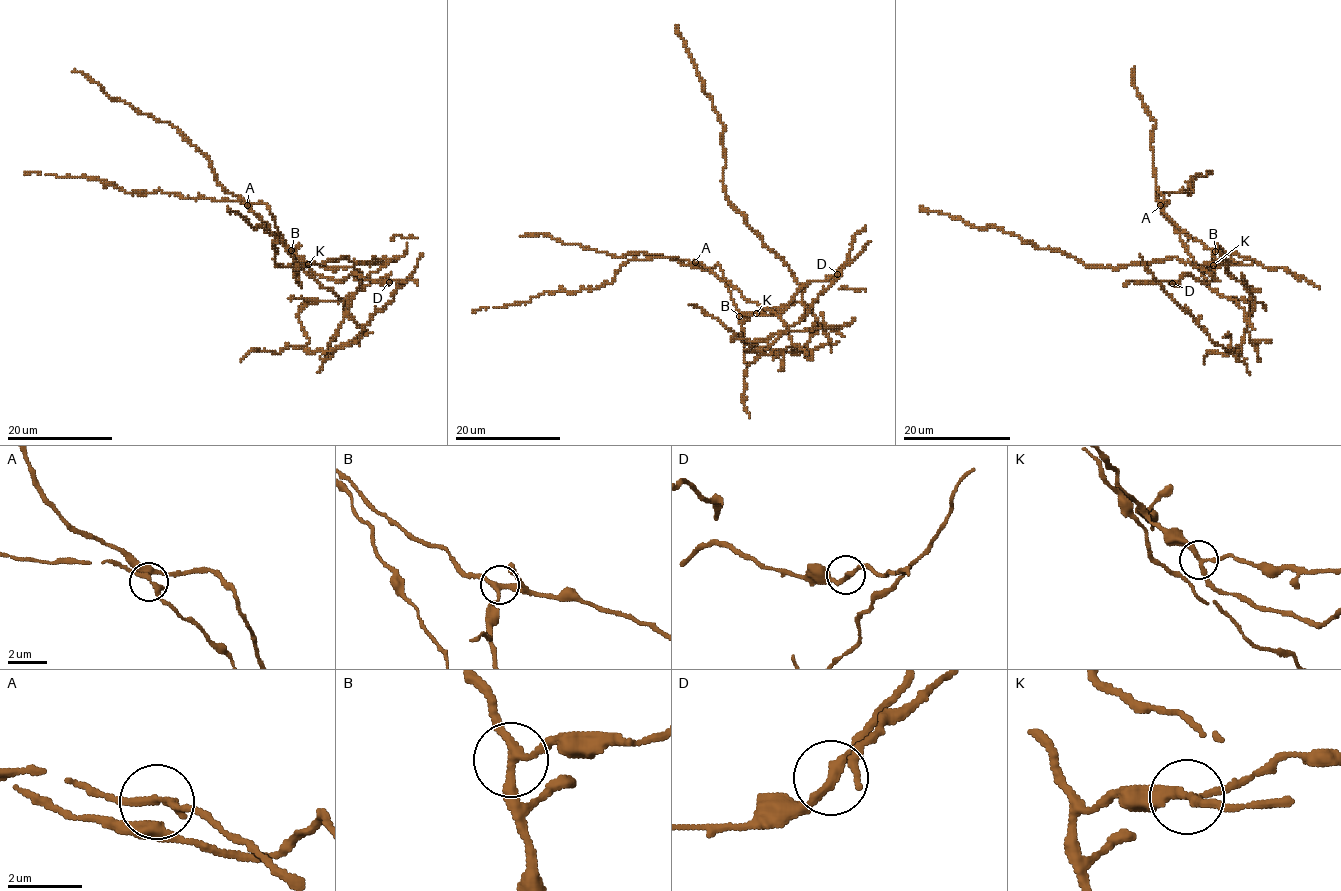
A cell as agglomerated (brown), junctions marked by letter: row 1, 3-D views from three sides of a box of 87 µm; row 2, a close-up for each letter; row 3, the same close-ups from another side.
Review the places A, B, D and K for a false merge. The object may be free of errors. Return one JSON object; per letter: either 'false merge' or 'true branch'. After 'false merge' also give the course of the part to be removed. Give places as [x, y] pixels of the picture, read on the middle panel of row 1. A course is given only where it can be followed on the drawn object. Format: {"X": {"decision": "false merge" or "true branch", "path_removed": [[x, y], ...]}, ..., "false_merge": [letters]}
{"A": {"decision": "true branch"}, "B": {"decision": "true branch"}, "D": {"decision": "true branch"}, "K": {"decision": "false merge", "path_removed": [[755, 313], [803, 303], [821, 324], [836, 326], [820, 328], [803, 350], [746, 349], [795, 325], [871, 241]]}, "false_merge": ["K"]}

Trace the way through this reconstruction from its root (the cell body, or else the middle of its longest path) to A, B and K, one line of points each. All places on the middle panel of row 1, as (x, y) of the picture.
A: (809, 339), (796, 353), (792, 349), (799, 347), (780, 317), (747, 301), (730, 283), (695, 262)
B: (809, 339), (821, 328), (836, 326), (822, 325), (801, 303), (739, 316)
K: (809, 339), (821, 328), (836, 326), (822, 325), (801, 303), (755, 313)

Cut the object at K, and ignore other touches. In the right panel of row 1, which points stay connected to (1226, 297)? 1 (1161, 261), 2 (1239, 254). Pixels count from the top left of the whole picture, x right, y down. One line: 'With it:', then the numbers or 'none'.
With it: 2

